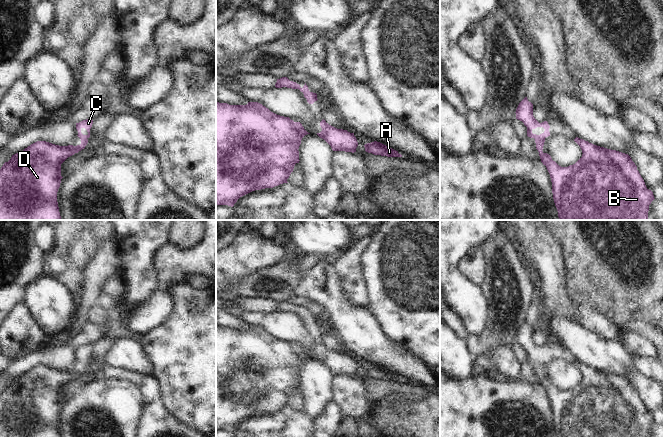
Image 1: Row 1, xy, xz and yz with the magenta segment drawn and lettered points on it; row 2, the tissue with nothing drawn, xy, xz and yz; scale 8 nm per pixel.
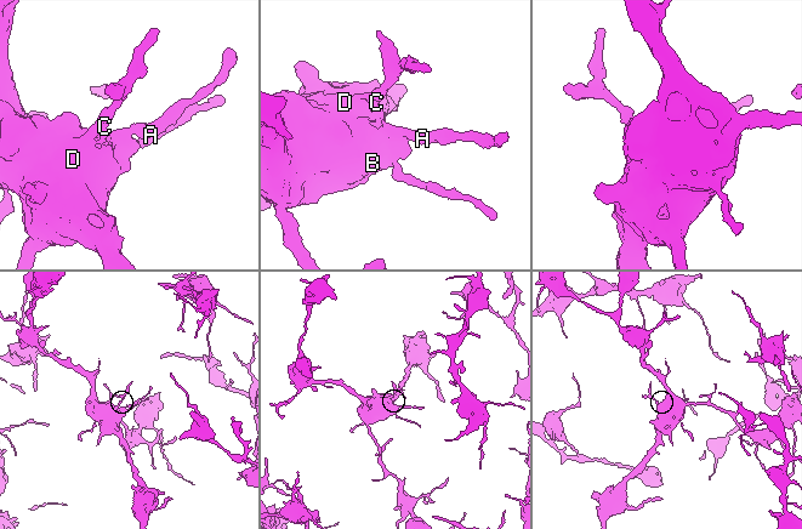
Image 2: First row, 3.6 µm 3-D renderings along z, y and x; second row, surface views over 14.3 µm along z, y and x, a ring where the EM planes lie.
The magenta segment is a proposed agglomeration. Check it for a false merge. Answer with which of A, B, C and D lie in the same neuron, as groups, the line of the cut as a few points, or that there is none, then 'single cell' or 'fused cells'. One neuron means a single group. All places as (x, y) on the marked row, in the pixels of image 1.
A B C D; no cut; single cell

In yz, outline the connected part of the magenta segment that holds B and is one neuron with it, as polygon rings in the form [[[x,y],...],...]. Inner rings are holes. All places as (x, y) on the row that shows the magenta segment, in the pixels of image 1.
[[[527,97],[519,103],[515,113],[516,119],[527,127],[527,136],[535,139],[541,162],[550,174],[558,220],[648,220],[649,205],[655,198],[628,154],[576,137],[574,141],[580,146],[582,157],[573,165],[561,167],[542,151],[545,138],[550,136],[550,126],[547,121],[539,123],[534,118],[533,104]],[[537,127],[543,127],[545,131],[540,135],[533,134],[532,130]]]

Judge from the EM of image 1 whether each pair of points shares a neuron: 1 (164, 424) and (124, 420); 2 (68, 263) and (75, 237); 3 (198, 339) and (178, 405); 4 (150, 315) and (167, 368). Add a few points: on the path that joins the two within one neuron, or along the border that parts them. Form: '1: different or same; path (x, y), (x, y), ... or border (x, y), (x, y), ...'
1: different; border (143, 399), (142, 415), (136, 426)
2: same; path (68, 257), (73, 243)
3: same; path (198, 355), (198, 376), (187, 389)
4: different; border (171, 312), (157, 326), (142, 336)

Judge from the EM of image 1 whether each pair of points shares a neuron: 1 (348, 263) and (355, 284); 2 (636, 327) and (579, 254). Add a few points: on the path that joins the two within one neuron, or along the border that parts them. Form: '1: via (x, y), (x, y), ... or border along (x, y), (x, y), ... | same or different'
1: via (348, 268), (351, 279) | same
2: border along (652, 323), (633, 319), (627, 321), (620, 328) | different

